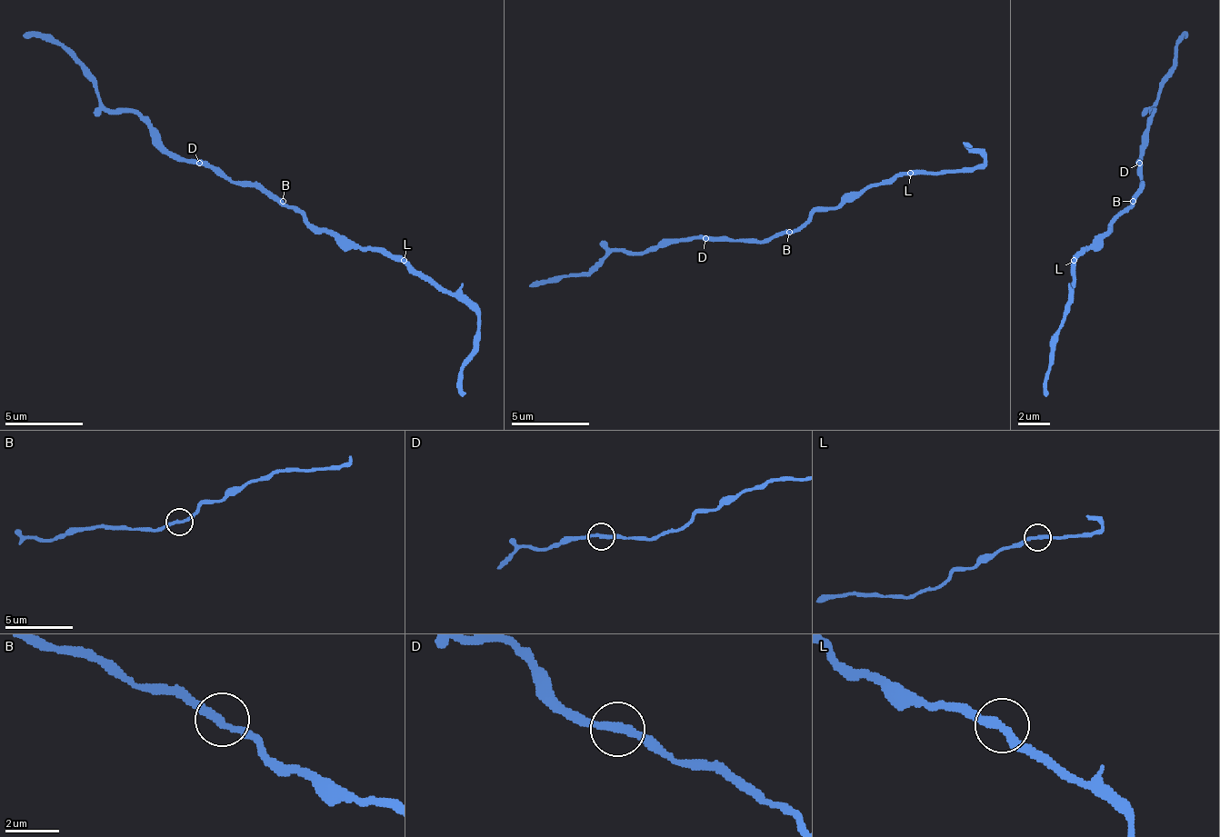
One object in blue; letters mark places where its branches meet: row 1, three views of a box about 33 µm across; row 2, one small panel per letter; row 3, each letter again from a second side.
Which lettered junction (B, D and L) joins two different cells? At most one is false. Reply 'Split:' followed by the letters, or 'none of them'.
Split: none of them

